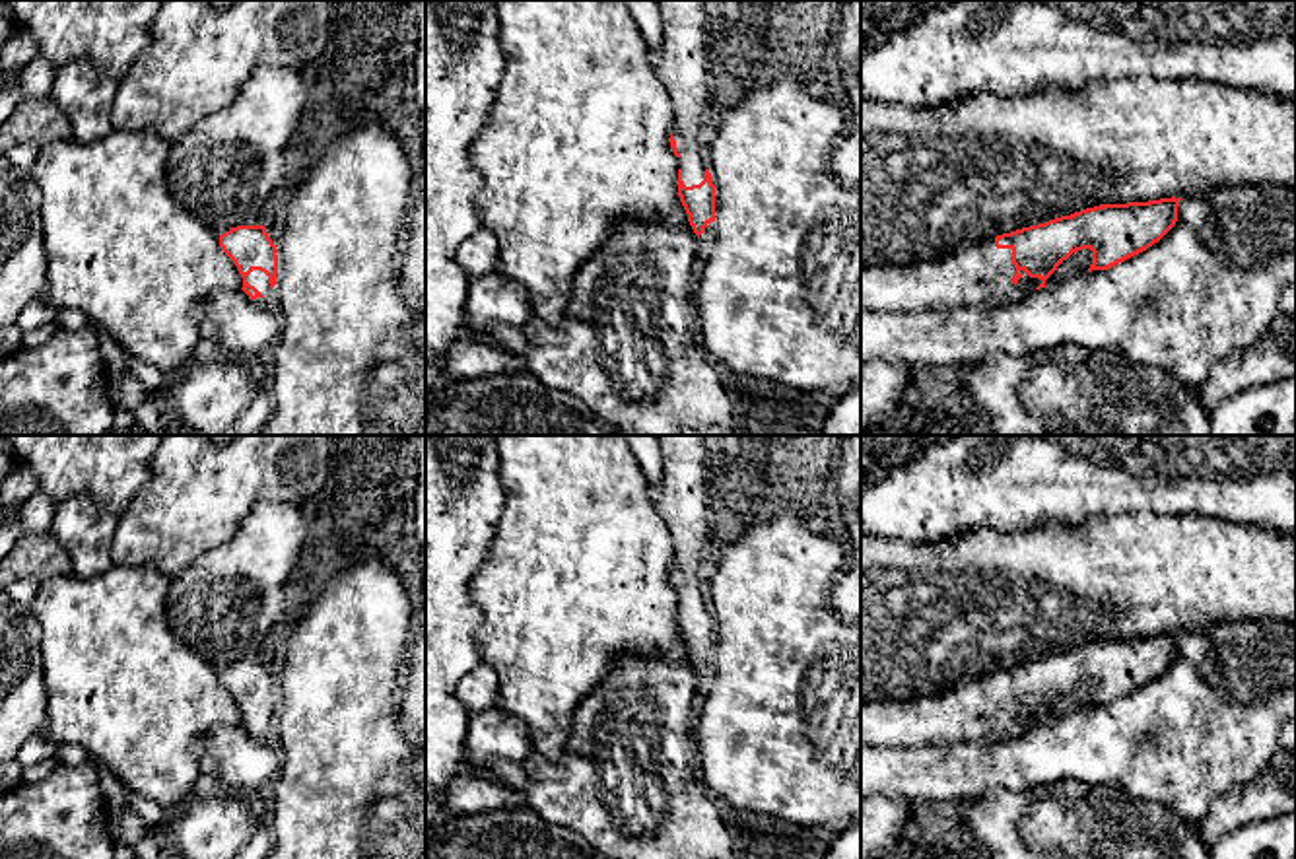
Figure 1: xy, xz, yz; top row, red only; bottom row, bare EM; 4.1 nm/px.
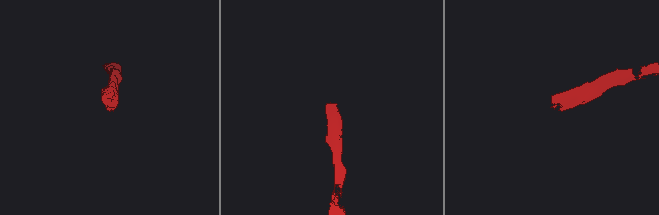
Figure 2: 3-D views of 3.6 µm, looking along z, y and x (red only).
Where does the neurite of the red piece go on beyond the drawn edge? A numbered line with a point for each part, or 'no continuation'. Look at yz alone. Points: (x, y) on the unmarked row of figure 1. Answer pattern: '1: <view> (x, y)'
1: yz (980, 710)

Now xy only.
1: xy (257, 714)

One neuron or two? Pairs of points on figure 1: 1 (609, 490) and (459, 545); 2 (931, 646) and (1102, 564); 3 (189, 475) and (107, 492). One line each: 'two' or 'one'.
1: two
2: one
3: two

